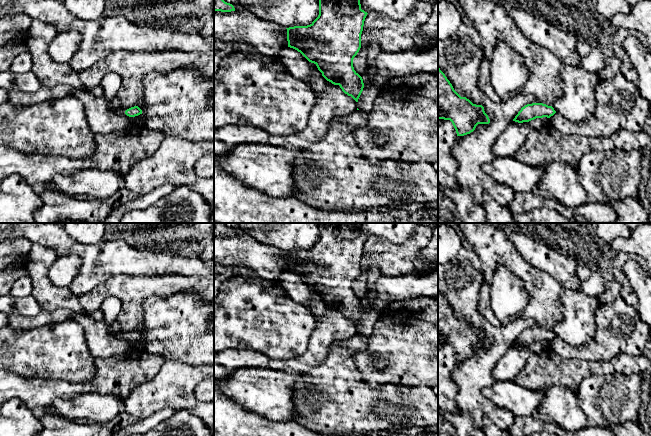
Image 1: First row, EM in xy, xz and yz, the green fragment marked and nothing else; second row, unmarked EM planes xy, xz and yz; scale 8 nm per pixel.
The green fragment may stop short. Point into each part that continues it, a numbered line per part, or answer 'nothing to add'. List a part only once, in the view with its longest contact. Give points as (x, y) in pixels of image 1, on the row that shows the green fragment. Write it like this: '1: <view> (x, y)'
nothing to add

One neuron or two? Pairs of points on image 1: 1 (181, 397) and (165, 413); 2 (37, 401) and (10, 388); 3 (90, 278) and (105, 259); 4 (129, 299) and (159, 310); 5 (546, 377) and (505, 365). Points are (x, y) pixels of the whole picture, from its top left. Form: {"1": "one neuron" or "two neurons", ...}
{"1": "two neurons", "2": "one neuron", "3": "one neuron", "4": "two neurons", "5": "two neurons"}

